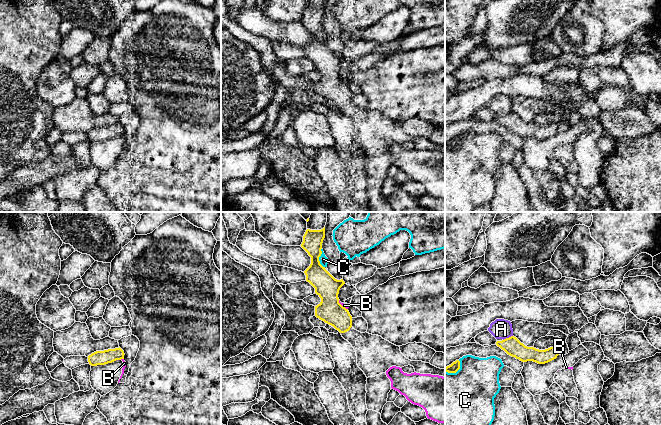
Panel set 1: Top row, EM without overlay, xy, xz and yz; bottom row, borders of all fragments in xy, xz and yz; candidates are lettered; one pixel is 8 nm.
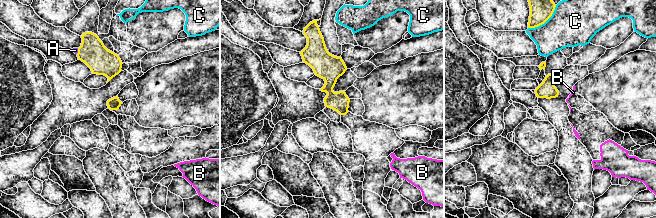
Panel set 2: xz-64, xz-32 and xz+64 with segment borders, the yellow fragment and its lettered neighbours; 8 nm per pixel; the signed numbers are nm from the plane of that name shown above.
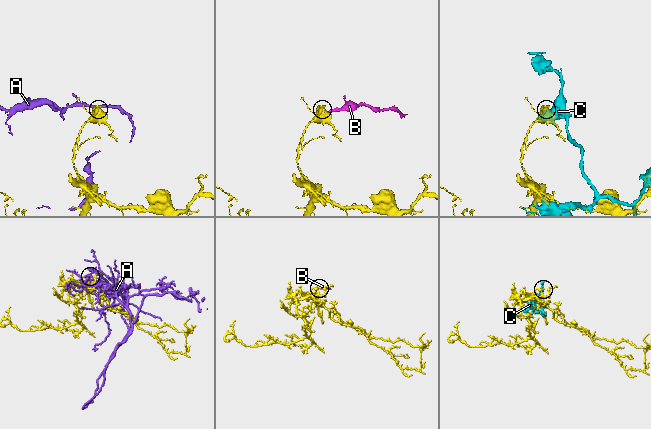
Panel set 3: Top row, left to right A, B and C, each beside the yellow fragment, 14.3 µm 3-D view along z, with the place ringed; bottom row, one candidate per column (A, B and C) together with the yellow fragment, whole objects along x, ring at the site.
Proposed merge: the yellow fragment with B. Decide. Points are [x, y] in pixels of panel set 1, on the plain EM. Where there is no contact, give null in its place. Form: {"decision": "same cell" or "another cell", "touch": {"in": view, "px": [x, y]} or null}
{"decision": "another cell", "touch": {"in": "xz", "px": [341, 81]}}

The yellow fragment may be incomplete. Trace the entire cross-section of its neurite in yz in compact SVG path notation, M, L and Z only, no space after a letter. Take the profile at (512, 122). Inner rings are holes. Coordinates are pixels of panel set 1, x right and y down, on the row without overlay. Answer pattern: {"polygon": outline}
{"polygon": "M514 112L502 117L497 117L496 121L508 131L515 133L522 138L533 137L538 140L545 140L556 135L559 131L557 123L550 123L545 126L527 123Z"}

